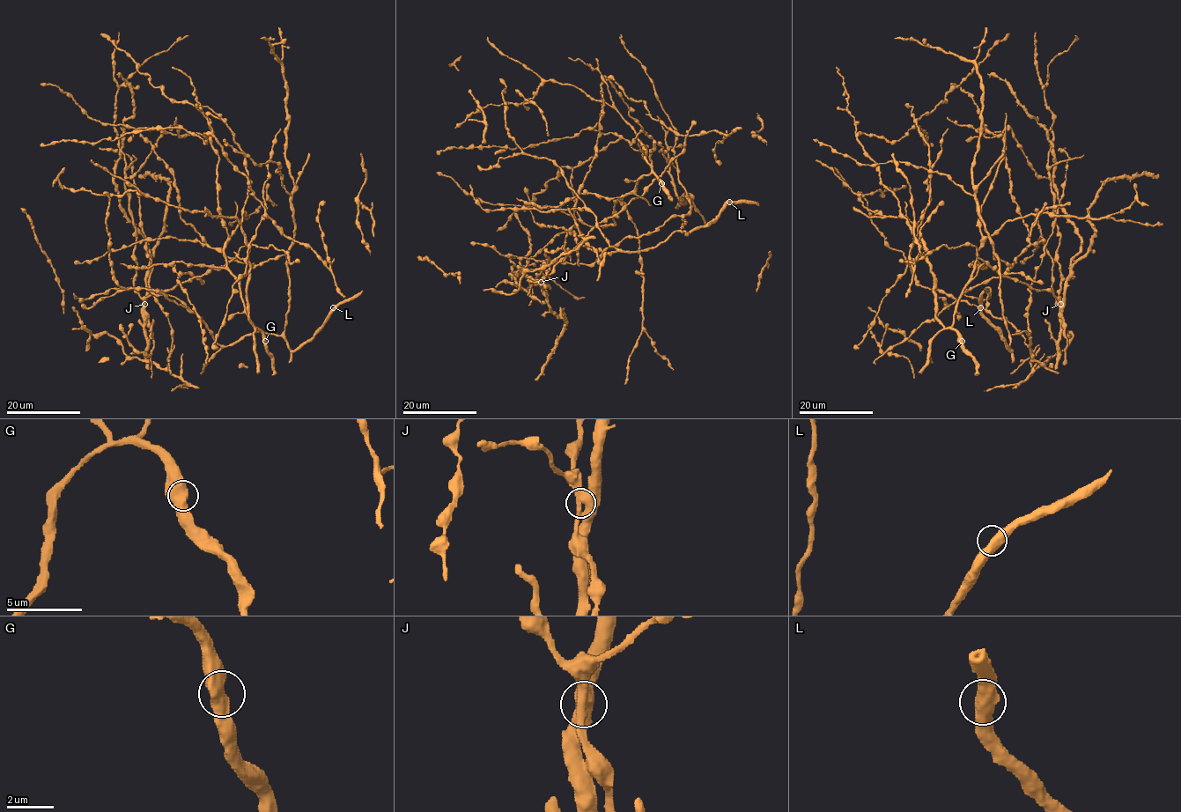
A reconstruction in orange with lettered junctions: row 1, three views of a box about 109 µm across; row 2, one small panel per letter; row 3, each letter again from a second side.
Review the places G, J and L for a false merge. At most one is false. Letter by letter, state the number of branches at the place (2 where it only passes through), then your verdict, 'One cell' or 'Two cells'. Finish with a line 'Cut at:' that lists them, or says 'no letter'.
G: Branches: 2. One cell
J: Branches: 2. One cell
L: Branches: 2. One cell
Cut at: no letter

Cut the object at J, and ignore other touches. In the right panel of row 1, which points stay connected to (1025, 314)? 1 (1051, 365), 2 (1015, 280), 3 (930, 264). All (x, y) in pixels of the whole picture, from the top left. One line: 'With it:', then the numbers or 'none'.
With it: 1, 3

